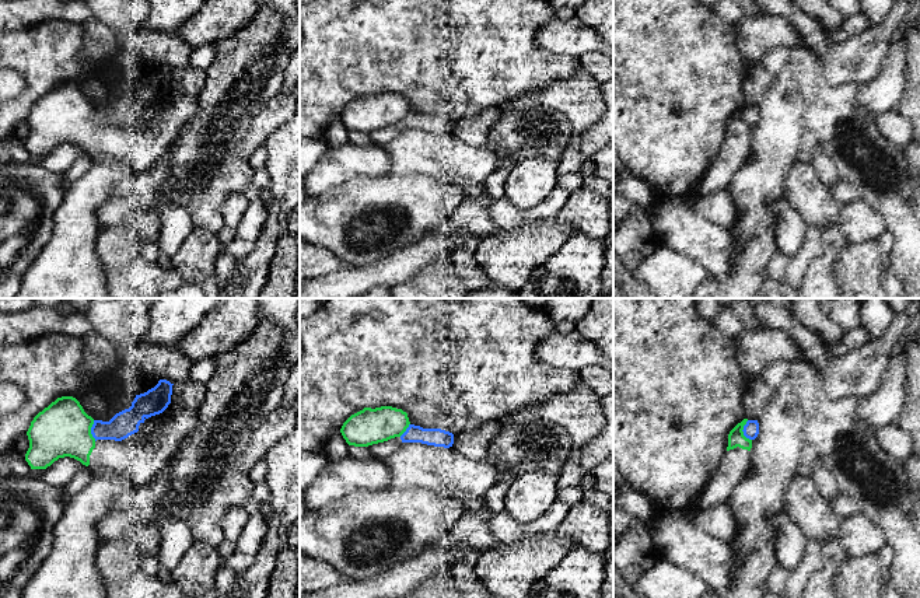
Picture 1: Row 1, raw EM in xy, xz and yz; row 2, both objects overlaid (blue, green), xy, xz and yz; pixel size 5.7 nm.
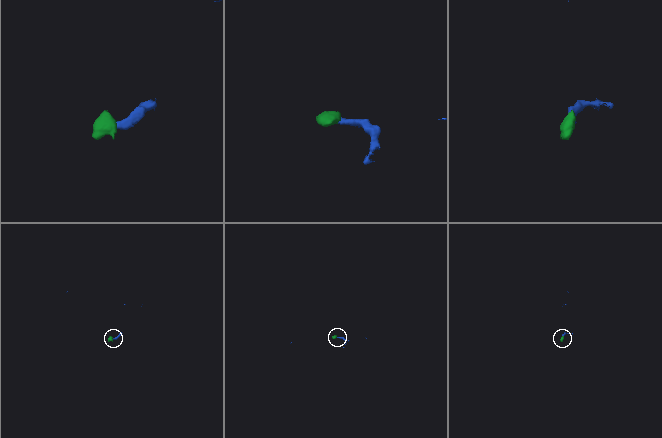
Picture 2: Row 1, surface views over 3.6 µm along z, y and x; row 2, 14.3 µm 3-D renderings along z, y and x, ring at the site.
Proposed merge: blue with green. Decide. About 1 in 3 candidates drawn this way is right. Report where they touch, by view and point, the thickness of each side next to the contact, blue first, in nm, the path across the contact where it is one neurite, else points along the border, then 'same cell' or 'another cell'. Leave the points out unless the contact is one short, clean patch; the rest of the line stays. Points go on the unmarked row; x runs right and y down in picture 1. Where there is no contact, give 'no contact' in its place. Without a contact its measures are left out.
yz (742, 116) | 90/100 nm | another cell

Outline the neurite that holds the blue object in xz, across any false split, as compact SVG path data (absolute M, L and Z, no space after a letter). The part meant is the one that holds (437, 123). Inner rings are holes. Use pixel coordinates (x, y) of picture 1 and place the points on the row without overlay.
M409 111L406 118L400 123L372 130L367 134L375 144L384 147L403 129L421 129L427 132L449 134L454 130L454 120L441 115L423 115L420 112Z

